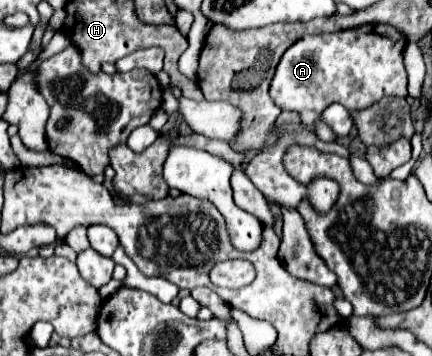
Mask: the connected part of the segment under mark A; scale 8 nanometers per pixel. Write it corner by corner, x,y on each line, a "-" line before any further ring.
358,26
334,34
304,36
284,52
270,84
270,96
282,110
296,112
322,112
334,102
340,102
346,110
364,110
384,96
406,98
406,42
408,38
390,26
384,26
384,32
372,26

